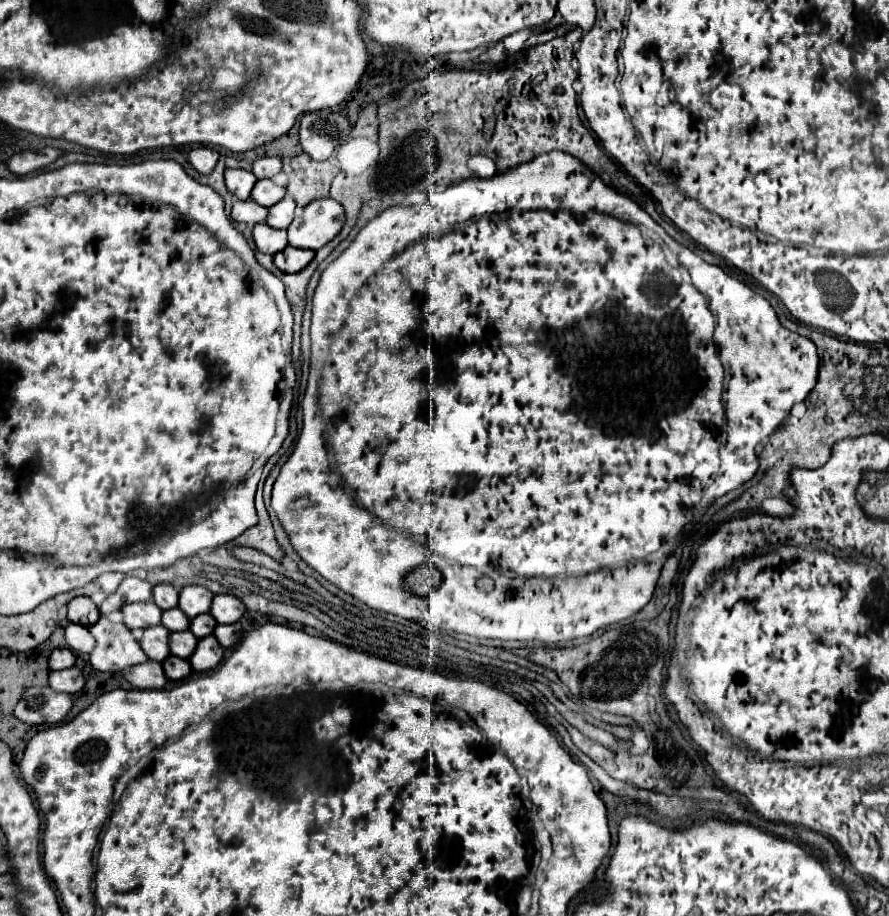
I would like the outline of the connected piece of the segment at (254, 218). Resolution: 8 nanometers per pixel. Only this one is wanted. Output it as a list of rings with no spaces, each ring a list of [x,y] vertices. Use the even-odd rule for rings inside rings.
[[[234,200],[234,208],[232,208],[234,222],[260,224],[266,222],[266,216],[268,216],[268,208],[256,204],[254,200]]]

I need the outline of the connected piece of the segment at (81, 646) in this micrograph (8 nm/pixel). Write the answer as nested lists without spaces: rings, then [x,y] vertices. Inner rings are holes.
[[[68,624],[68,628],[66,628],[66,642],[68,642],[70,650],[74,650],[74,652],[90,654],[92,648],[94,648],[92,634],[88,632],[86,626],[80,626],[80,624]]]

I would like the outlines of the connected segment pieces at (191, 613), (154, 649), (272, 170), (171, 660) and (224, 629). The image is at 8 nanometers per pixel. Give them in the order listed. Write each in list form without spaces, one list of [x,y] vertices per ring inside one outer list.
[[[184,586],[180,590],[180,600],[178,600],[178,608],[192,620],[198,614],[204,614],[210,610],[212,604],[212,592],[208,592],[208,588],[204,586]]]
[[[162,624],[160,626],[150,626],[150,628],[144,630],[144,636],[140,640],[140,646],[142,646],[142,650],[146,652],[146,656],[150,660],[162,662],[170,654],[168,636],[170,636],[170,632]]]
[[[260,158],[260,160],[254,162],[254,168],[252,168],[252,172],[256,174],[258,180],[272,178],[280,170],[282,170],[282,160],[280,158]]]
[[[168,656],[168,660],[162,662],[162,668],[164,668],[166,678],[170,678],[170,680],[182,680],[192,672],[188,660],[178,658],[178,656]]]
[[[236,622],[236,624],[228,624],[228,626],[218,624],[218,626],[214,628],[214,636],[216,636],[216,640],[220,642],[220,646],[224,646],[224,648],[234,646],[234,642],[238,640],[238,634],[240,634],[240,624],[238,624],[238,622]]]

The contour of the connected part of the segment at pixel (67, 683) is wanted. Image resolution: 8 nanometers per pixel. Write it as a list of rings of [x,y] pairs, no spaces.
[[[76,666],[66,668],[66,670],[58,670],[58,672],[50,672],[48,680],[50,680],[52,690],[64,692],[64,694],[74,694],[84,688],[84,676]]]

